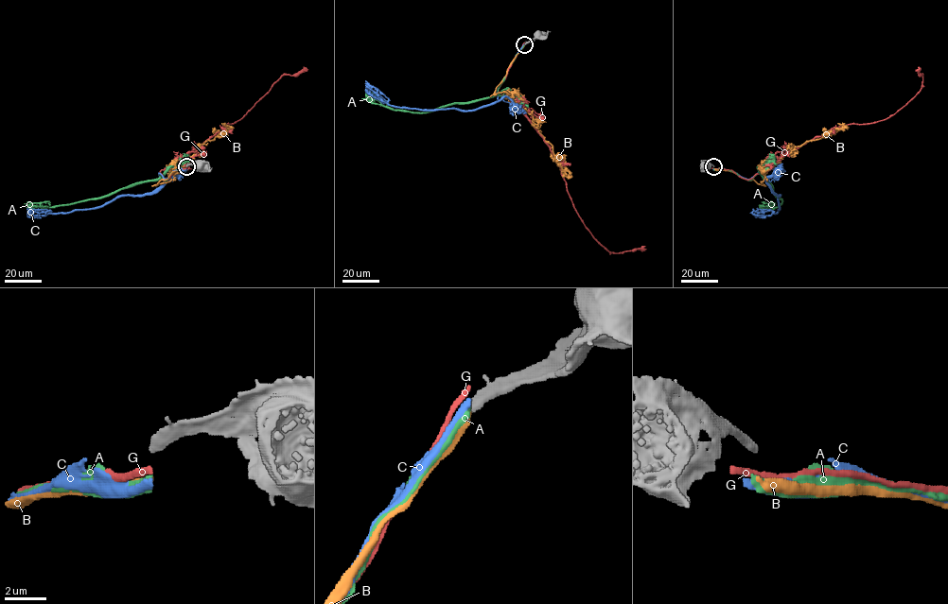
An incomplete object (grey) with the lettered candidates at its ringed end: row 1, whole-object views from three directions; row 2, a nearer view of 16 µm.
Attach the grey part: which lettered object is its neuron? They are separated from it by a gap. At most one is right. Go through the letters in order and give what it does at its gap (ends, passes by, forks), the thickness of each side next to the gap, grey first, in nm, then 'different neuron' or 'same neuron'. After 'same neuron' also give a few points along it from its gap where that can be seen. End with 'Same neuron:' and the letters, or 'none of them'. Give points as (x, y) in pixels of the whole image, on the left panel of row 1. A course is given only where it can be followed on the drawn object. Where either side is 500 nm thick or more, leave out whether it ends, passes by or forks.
A: it ends; calibres 440 and 320 nm; different neuron
B: it ends; calibres 440 and 280 nm; same neuron; course (186, 168), (173, 172), (157, 183), (169, 181), (168, 174), (185, 162), (199, 146), (233, 128)
C: it ends; calibres 440 and 320 nm; different neuron
G: it ends; calibres 440 and 360 nm; different neuron
Same neuron: B

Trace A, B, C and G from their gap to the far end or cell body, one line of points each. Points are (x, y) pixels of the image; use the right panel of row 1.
A: (713, 168), (730, 170), (750, 180), (757, 174), (764, 175), (759, 166), (781, 202), (774, 209), (761, 202)
B: (713, 168), (733, 172), (763, 184), (765, 173), (797, 146), (847, 128)
C: (713, 169), (747, 179), (763, 174), (769, 180), (780, 195), (777, 212), (750, 213)
G: (712, 168), (731, 170), (750, 179), (816, 136), (847, 125), (886, 119), (920, 91), (922, 76), (919, 69)

